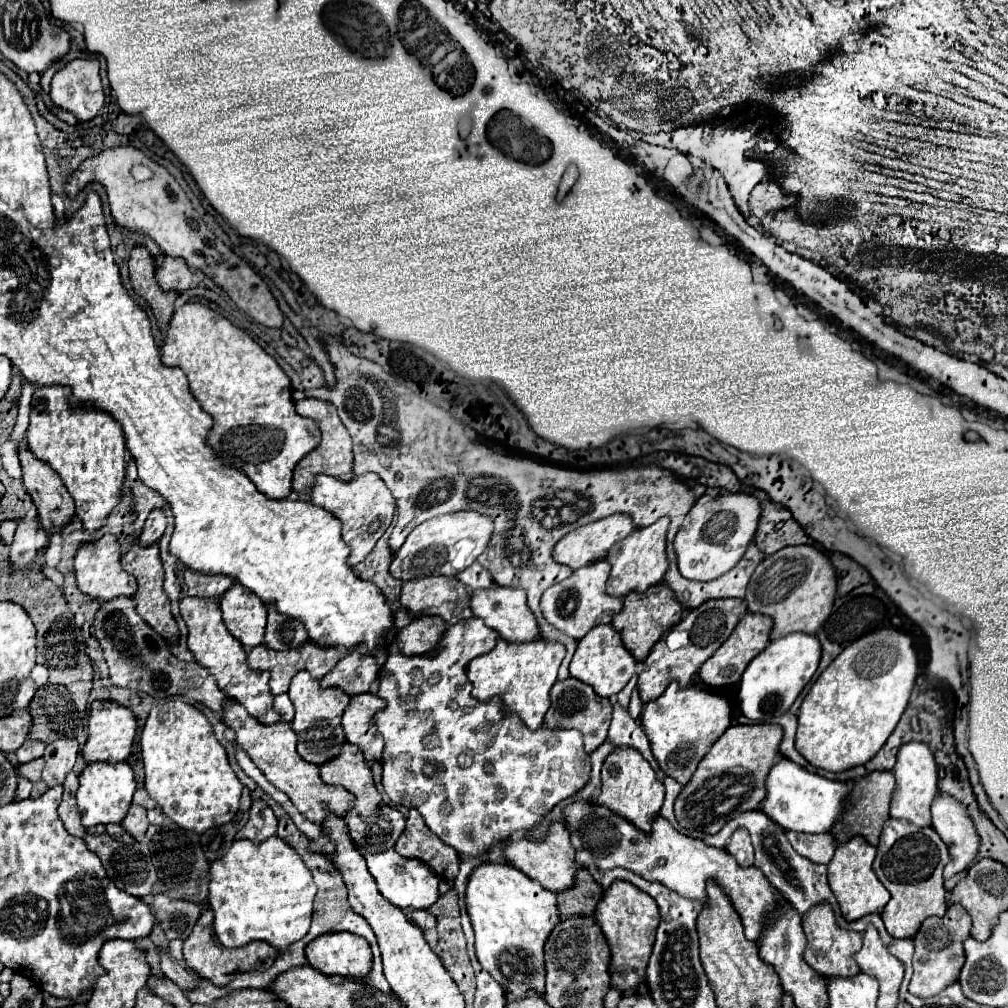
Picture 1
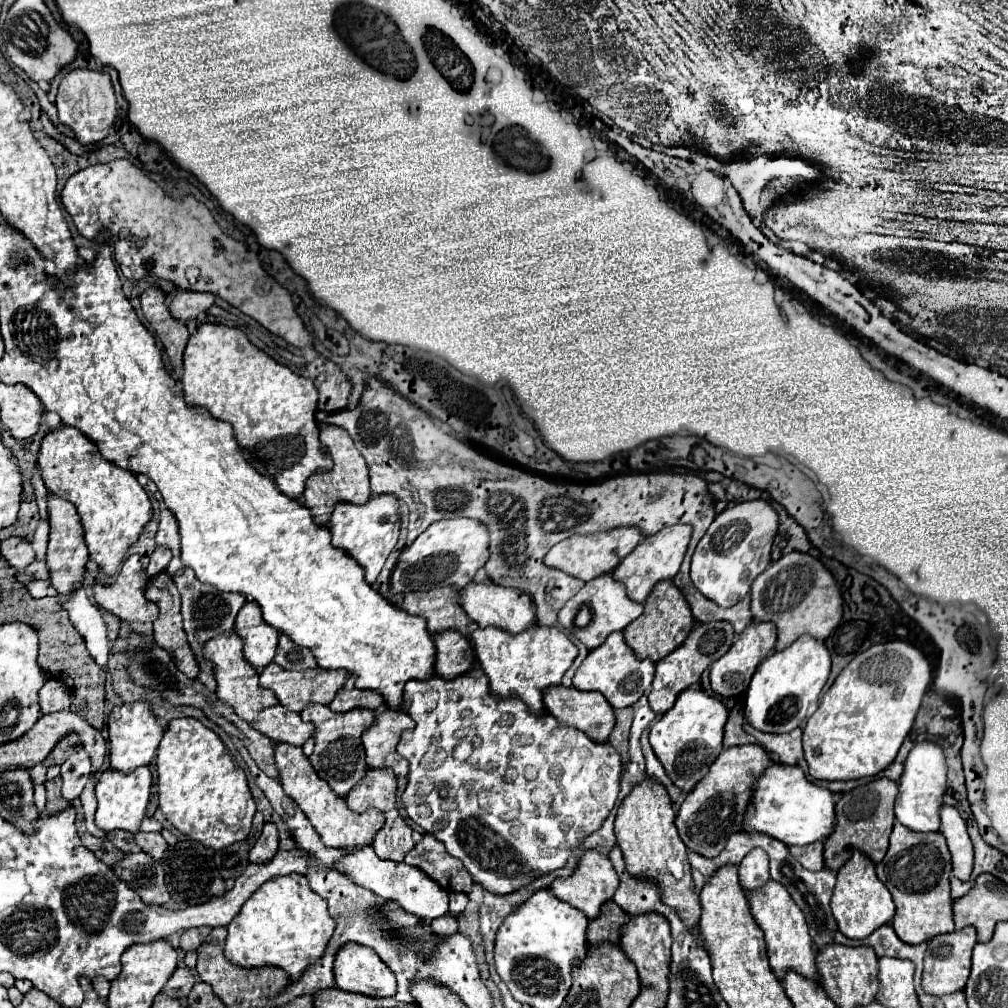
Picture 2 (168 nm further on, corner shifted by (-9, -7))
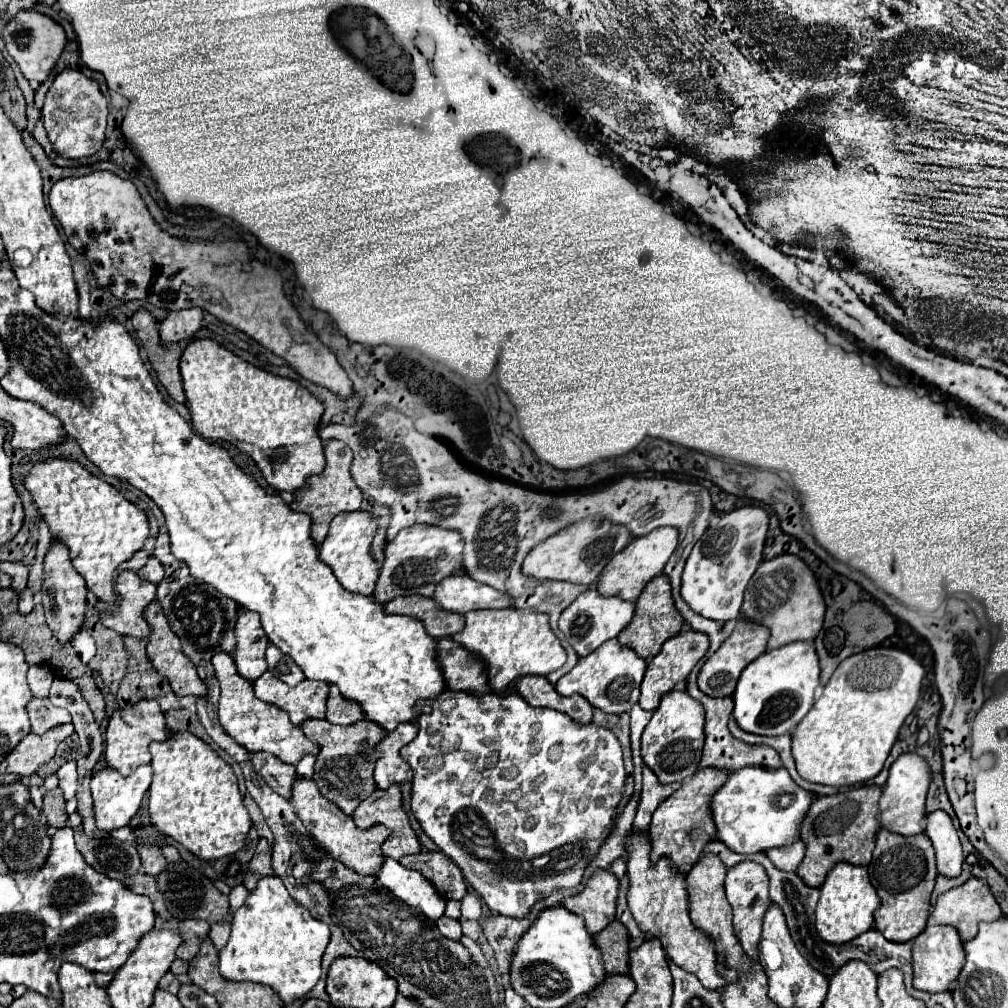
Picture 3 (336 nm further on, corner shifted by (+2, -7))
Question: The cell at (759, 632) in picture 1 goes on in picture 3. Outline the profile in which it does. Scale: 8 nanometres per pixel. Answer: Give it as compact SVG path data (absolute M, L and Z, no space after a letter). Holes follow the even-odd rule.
M737 619L735 631L723 641L723 645L701 667L699 679L697 679L699 689L709 697L729 697L729 695L733 695L741 671L767 649L767 639L769 639L767 627L763 627L755 621L749 621L749 619Z

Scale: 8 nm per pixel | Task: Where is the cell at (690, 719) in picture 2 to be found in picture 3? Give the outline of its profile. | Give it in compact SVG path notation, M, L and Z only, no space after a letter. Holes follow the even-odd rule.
M669 691L661 697L661 705L655 709L649 725L643 731L641 757L661 783L683 783L697 771L699 759L703 753L703 743L705 743L705 709L703 709L703 705L697 699L693 699L687 691Z

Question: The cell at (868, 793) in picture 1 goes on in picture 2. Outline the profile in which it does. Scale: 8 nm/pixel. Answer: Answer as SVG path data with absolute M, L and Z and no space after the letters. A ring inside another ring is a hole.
M874 779L866 785L844 793L836 803L836 825L832 833L824 839L824 865L826 869L838 871L852 851L870 855L874 863L880 863L888 851L888 839L894 825L894 799L898 785L890 779Z

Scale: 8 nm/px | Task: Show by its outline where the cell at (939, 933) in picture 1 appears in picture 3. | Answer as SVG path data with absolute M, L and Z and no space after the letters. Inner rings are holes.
M931 923L915 939L915 945L913 945L913 987L929 993L947 991L949 985L957 979L959 971L963 969L963 963L965 963L963 941L959 939L959 933L955 931L955 927L943 927L943 925Z

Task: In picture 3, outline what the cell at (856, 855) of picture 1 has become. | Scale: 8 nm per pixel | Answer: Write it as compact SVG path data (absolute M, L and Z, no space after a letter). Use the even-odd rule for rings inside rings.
M841 861L829 871L825 883L821 885L821 897L817 903L817 931L829 943L847 943L873 929L877 909L879 895L869 881L867 867Z

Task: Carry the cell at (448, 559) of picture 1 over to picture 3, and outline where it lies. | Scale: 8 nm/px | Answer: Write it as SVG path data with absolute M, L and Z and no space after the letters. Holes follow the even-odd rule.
M413 525L399 531L399 535L385 547L385 563L377 581L373 597L385 605L399 595L425 595L433 597L435 587L449 575L457 575L463 569L463 539L459 531L447 531L443 527Z

